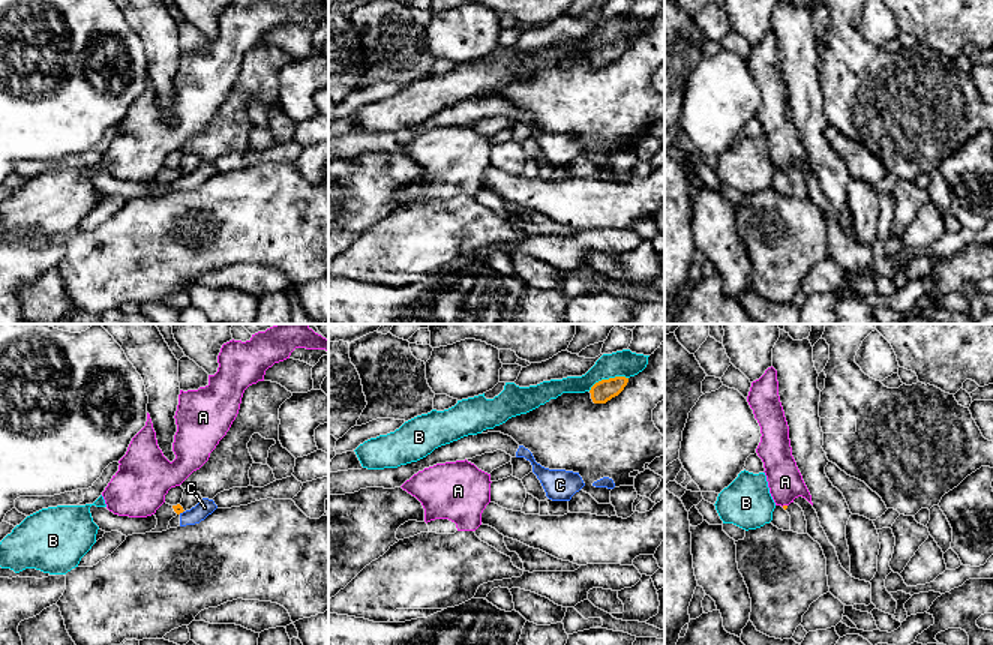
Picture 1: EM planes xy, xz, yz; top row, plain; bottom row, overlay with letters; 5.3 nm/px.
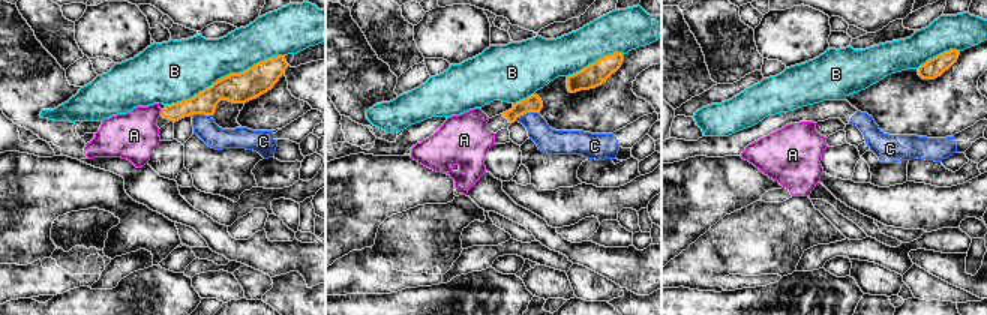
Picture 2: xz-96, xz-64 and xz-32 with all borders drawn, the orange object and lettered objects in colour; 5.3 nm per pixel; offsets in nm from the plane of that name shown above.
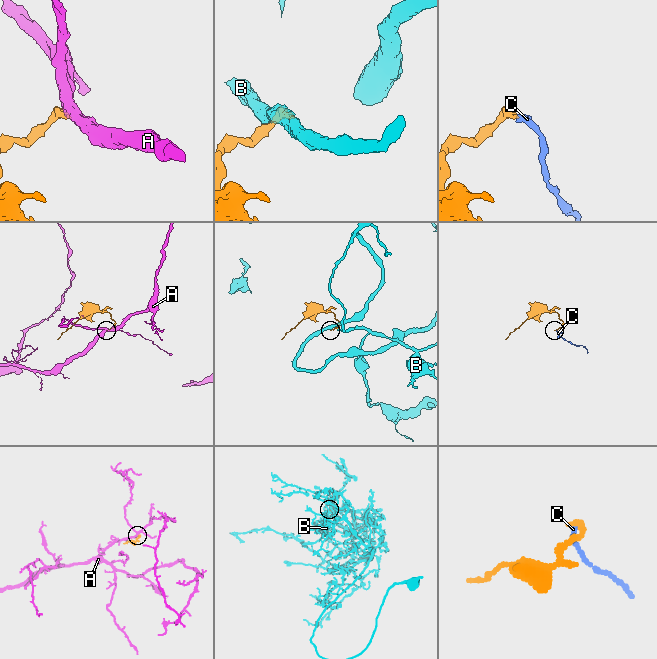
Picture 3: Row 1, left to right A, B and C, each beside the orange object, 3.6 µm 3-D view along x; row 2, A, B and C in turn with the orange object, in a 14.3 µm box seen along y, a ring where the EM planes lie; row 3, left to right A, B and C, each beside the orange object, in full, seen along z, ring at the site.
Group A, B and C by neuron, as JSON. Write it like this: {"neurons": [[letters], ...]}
{"neurons": [["A"], ["B"], ["C"]]}

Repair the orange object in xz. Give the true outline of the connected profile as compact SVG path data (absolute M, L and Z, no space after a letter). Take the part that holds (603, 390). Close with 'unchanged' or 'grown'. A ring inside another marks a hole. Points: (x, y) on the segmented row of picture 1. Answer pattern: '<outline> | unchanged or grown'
M615 376L596 382L590 390L592 402L606 404L612 398L618 396L624 390L627 382L628 378L626 376Z | unchanged

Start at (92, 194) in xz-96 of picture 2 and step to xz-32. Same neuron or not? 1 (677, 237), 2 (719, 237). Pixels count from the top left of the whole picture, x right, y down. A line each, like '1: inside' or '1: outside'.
1: inside
2: outside

